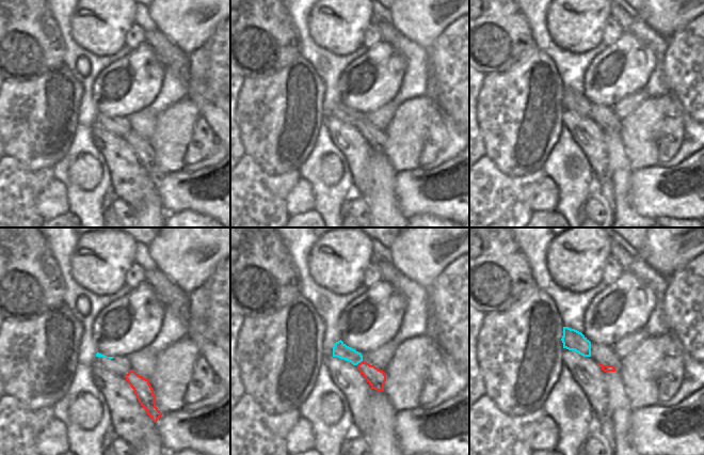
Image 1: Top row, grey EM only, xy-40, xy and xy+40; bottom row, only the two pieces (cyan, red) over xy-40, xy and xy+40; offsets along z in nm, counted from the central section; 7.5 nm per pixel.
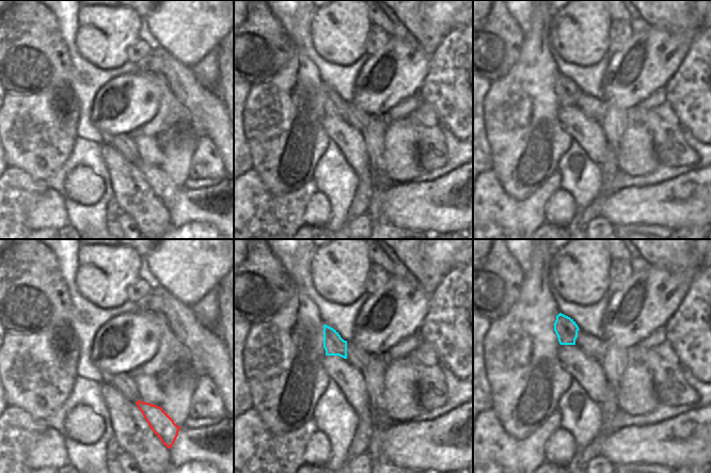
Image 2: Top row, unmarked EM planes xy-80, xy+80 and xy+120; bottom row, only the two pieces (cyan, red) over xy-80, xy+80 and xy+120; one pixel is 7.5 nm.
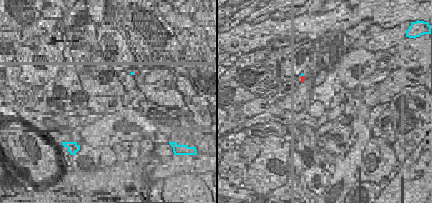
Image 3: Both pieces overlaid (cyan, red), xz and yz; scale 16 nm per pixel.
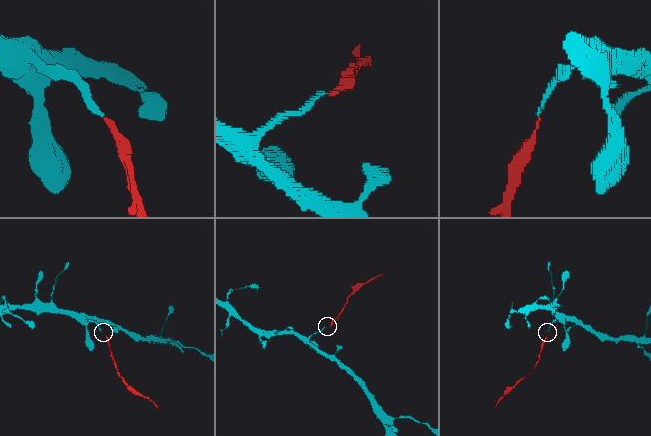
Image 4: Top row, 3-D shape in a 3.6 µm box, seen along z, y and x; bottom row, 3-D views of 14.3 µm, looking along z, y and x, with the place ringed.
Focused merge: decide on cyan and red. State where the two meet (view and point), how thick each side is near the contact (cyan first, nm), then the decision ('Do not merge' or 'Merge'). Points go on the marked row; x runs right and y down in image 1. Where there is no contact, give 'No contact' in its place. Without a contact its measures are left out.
Touches cyan at xy (358, 362). Thickness 120 nm (cyan) against 140 nm. Do not merge.

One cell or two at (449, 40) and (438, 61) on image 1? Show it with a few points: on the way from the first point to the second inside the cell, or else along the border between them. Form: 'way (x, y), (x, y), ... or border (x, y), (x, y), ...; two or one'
way (449, 45), (449, 50), (444, 56); one

